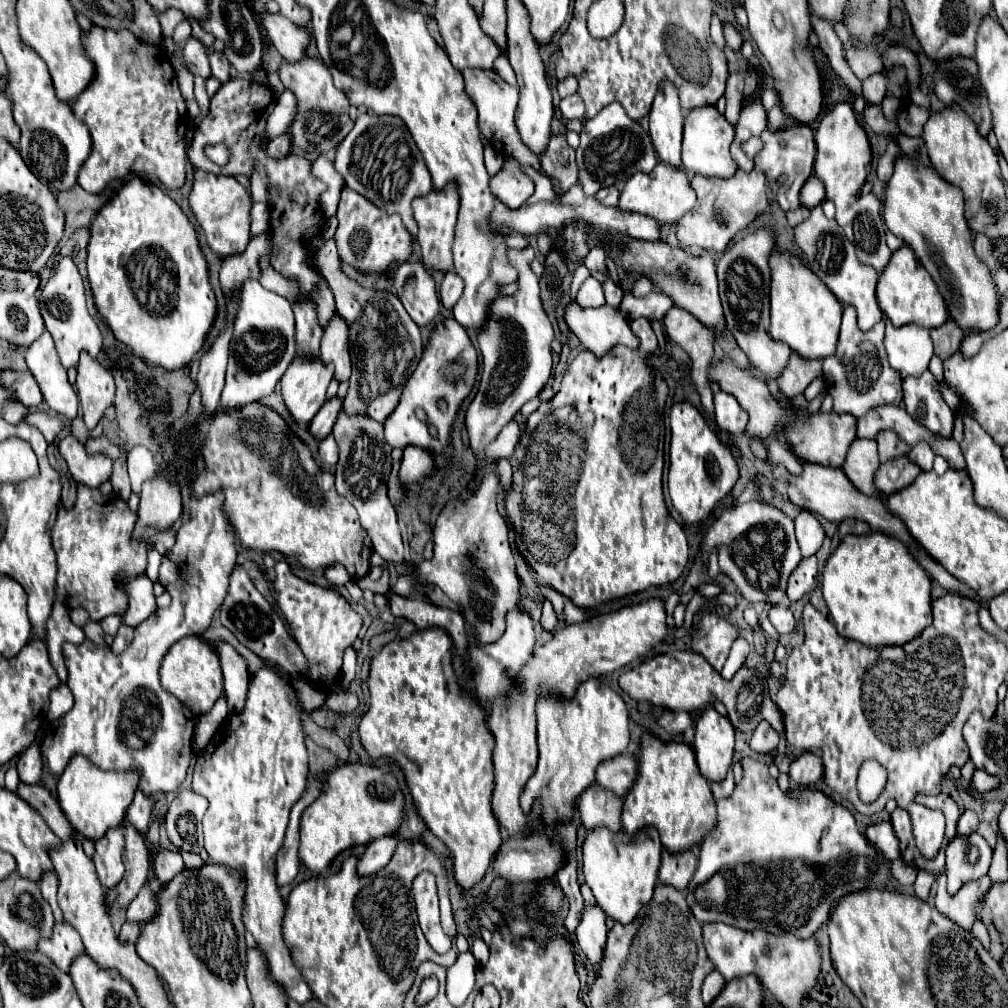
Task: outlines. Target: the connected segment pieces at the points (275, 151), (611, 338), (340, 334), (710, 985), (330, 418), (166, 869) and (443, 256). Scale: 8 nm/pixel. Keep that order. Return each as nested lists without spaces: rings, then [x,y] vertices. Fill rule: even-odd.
[[[281,135],[271,139],[269,147],[271,147],[271,155],[279,155],[279,157],[287,155],[291,151],[291,135]]]
[[[571,303],[563,309],[563,317],[581,341],[585,349],[597,357],[611,351],[613,345],[639,345],[639,339],[633,335],[627,319],[613,307],[603,305],[599,309],[583,309],[577,303]]]
[[[337,315],[331,319],[331,323],[325,327],[323,339],[321,339],[321,355],[319,359],[323,363],[335,365],[335,375],[339,383],[347,381],[351,375],[351,343],[349,343],[349,329]]]
[[[713,971],[711,975],[707,975],[705,983],[703,983],[703,1003],[709,1005],[713,1003],[713,999],[717,999],[719,991],[725,987],[725,977],[719,971]]]
[[[335,397],[335,399],[331,399],[331,401],[327,401],[321,409],[319,409],[319,413],[313,417],[313,421],[311,421],[311,425],[309,425],[309,433],[315,437],[315,439],[325,439],[329,433],[331,433],[331,427],[333,427],[333,423],[335,423],[335,415],[339,413],[339,407],[341,407],[343,403]]]
[[[159,851],[155,855],[155,875],[161,883],[169,883],[183,869],[183,859],[177,851]]]
[[[449,183],[443,191],[431,191],[427,197],[417,197],[413,201],[413,215],[417,221],[417,243],[421,247],[421,261],[433,271],[451,269],[451,237],[455,233],[455,215],[459,211],[457,187]]]

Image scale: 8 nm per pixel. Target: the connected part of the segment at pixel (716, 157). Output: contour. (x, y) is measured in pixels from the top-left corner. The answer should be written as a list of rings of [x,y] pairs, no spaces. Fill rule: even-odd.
[[[705,105],[699,109],[691,109],[685,115],[683,127],[683,167],[687,173],[701,173],[711,177],[727,179],[737,171],[737,163],[729,153],[729,145],[733,141],[733,125],[717,111],[715,105]]]

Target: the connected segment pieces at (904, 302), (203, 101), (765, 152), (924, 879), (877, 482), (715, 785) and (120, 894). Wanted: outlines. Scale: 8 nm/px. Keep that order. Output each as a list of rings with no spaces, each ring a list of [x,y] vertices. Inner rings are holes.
[[[907,245],[897,249],[891,255],[887,267],[881,271],[881,275],[877,279],[877,287],[875,287],[877,305],[895,327],[901,327],[907,323],[917,323],[925,329],[941,327],[949,319],[943,297],[939,295],[931,275],[927,275],[927,271],[923,271],[923,267],[913,257],[915,255]]]
[[[194,76],[194,93],[199,105],[199,113],[202,118],[209,115],[210,98],[206,93],[205,80],[198,76]]]
[[[791,125],[781,131],[769,131],[765,129],[761,135],[761,151],[755,155],[755,165],[765,173],[769,187],[773,195],[777,197],[779,205],[783,211],[797,209],[799,203],[799,191],[805,183],[805,179],[813,173],[813,163],[815,163],[815,141],[813,141],[813,131],[803,125]]]
[[[919,871],[917,879],[915,879],[915,885],[913,885],[913,887],[915,887],[915,895],[917,895],[919,899],[927,901],[927,899],[929,899],[929,891],[931,891],[931,887],[933,887],[935,879],[937,879],[937,873]]]
[[[893,457],[885,463],[879,463],[879,467],[873,475],[873,485],[881,493],[891,495],[891,493],[911,485],[919,473],[921,473],[919,467],[915,467],[915,463],[911,463],[907,457]]]
[[[727,773],[727,777],[725,777],[723,781],[713,781],[713,783],[711,783],[711,791],[713,791],[715,799],[723,799],[723,797],[731,795],[733,785],[735,785],[735,781],[733,781],[733,773]]]
[[[123,823],[123,839],[125,839],[125,853],[123,853],[123,863],[125,873],[123,879],[107,891],[107,905],[123,907],[133,901],[137,891],[143,887],[149,871],[149,859],[147,859],[147,845],[143,835],[129,823]]]

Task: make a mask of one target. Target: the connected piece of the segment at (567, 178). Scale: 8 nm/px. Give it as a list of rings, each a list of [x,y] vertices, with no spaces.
[[[551,133],[541,163],[543,169],[561,183],[563,191],[567,191],[571,185],[577,183],[579,169],[575,163],[575,151],[567,145],[563,133]]]

